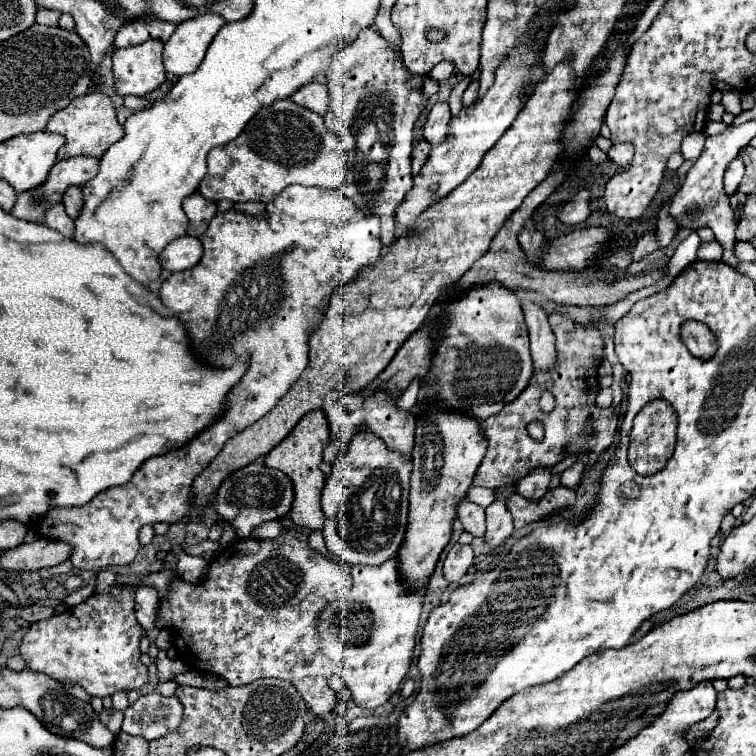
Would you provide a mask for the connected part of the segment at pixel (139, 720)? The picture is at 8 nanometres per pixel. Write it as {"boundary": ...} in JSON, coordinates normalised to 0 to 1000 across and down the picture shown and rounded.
{"boundary":[[[205,915],[192,918],[165,939],[160,966],[176,974],[189,974],[192,979],[205,979],[231,966],[239,955],[239,944],[242,934],[231,921],[218,923]]]}

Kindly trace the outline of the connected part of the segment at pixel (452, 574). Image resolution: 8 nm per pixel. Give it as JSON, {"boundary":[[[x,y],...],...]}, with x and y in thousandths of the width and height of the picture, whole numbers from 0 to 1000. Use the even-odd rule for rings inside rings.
{"boundary":[[[602,720],[591,738],[589,738],[589,749],[586,749],[586,759],[594,770],[607,770],[623,751],[626,746],[626,725],[620,720]]]}

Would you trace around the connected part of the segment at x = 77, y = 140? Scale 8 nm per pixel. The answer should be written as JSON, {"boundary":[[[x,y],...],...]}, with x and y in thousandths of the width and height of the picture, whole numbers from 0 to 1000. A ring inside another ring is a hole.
{"boundary":[[[118,122],[112,127],[99,130],[86,146],[70,151],[70,156],[62,164],[62,175],[75,175],[86,180],[86,193],[81,196],[81,206],[91,209],[91,206],[126,206],[134,209],[139,204],[139,198],[152,190],[155,185],[163,183],[163,167],[155,161],[155,148],[152,140],[147,135],[147,130],[139,122]]]}

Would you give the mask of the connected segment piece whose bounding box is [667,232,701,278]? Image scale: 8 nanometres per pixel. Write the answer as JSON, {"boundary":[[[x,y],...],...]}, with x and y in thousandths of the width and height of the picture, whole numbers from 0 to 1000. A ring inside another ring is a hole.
{"boundary":[[[917,307],[911,315],[906,315],[898,328],[893,331],[888,347],[882,349],[882,368],[893,368],[906,352],[911,352],[917,344],[922,344],[919,333],[922,333],[922,325],[925,325],[927,315]]]}

